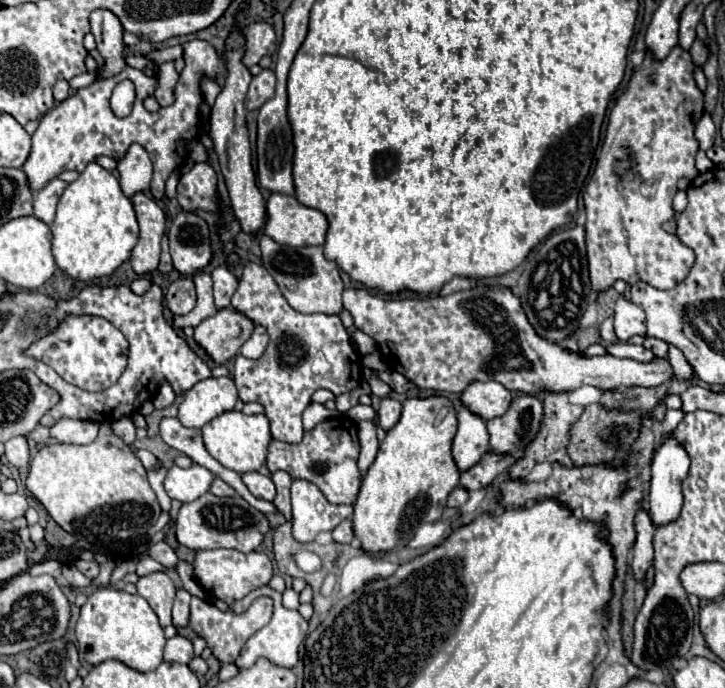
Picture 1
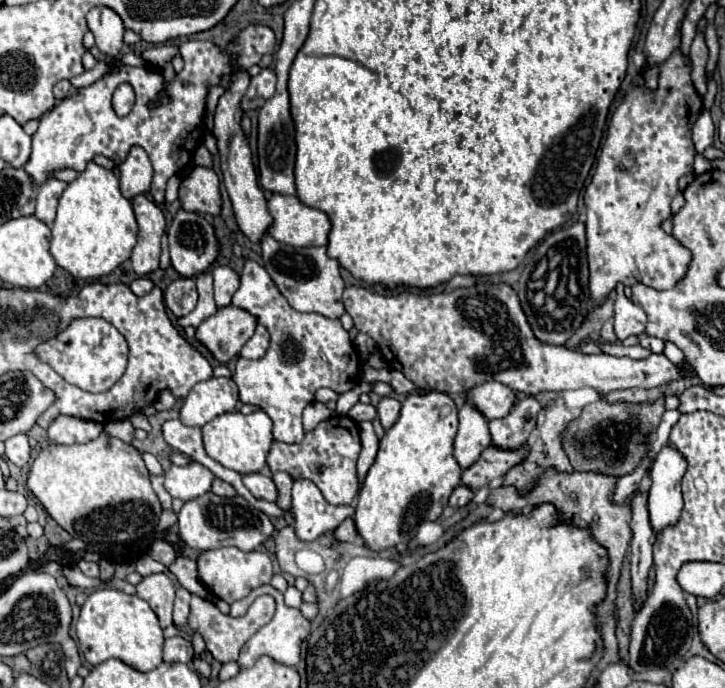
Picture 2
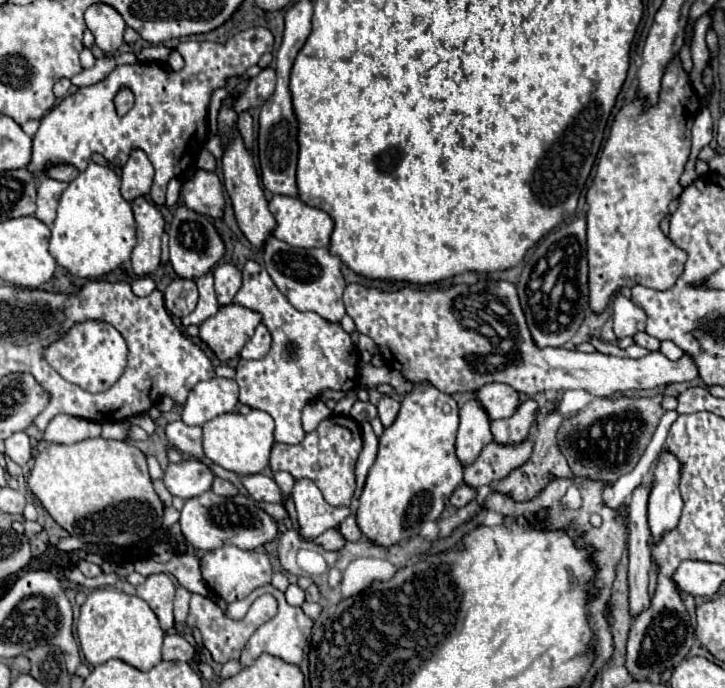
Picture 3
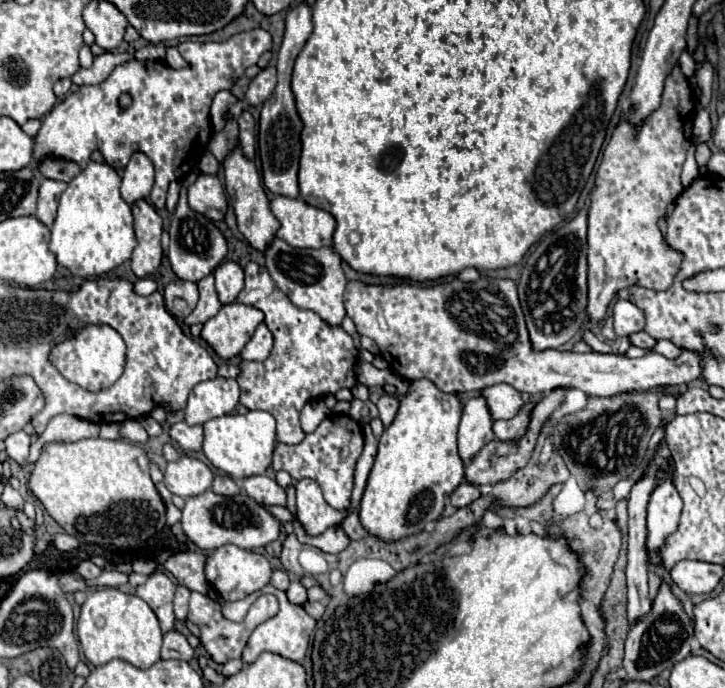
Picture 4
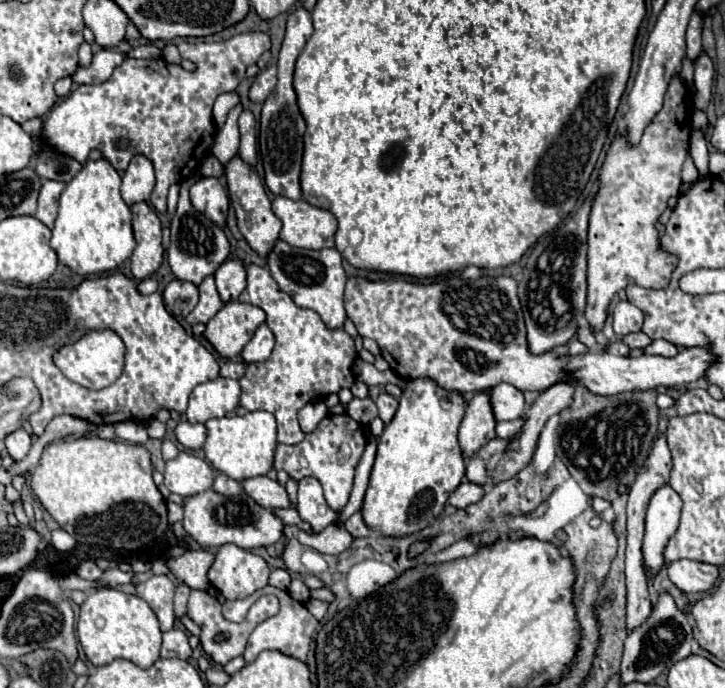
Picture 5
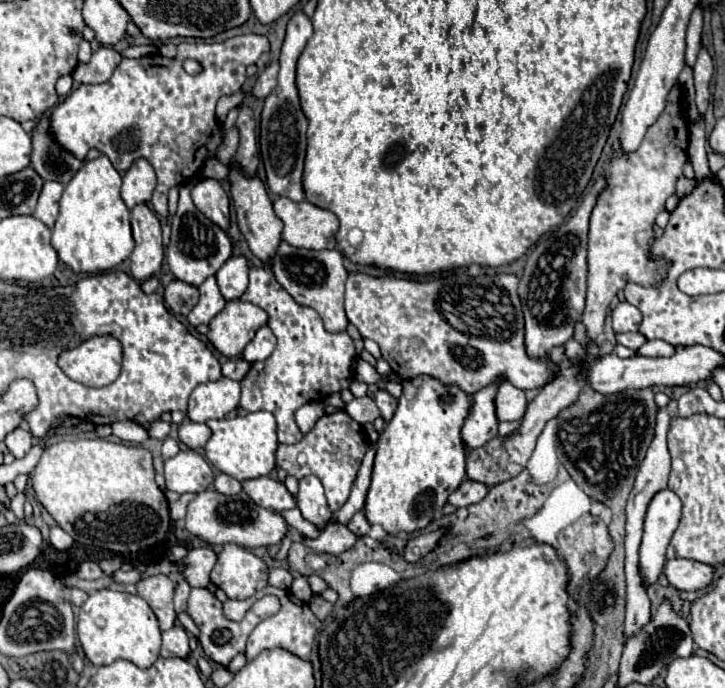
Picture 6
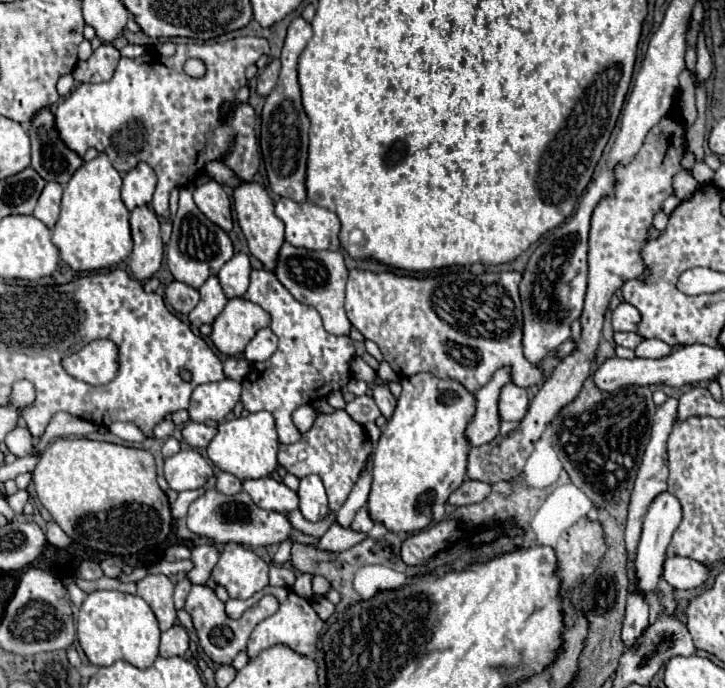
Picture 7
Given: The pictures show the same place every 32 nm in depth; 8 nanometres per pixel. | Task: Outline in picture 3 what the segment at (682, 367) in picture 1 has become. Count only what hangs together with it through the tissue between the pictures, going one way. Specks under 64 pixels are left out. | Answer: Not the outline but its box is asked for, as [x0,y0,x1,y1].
[660,342,684,360]

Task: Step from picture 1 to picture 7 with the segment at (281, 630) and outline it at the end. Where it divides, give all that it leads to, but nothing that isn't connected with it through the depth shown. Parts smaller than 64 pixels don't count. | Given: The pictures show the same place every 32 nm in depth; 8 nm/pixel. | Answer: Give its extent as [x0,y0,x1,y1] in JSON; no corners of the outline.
[226,586,324,658]

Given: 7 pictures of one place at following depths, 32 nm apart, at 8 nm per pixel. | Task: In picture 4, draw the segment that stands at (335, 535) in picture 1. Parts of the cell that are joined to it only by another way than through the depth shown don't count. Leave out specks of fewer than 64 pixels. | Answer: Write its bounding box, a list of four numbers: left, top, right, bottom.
[340,512,368,540]

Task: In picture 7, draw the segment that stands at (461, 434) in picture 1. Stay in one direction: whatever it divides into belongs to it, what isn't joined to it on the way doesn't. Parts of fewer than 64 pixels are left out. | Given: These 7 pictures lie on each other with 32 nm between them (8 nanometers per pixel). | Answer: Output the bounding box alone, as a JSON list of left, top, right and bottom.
[466,370,510,446]

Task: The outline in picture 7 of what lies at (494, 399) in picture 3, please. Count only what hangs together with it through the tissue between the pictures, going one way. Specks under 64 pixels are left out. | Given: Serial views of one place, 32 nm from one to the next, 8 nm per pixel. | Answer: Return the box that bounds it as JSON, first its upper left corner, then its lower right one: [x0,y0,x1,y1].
[498,384,528,422]

